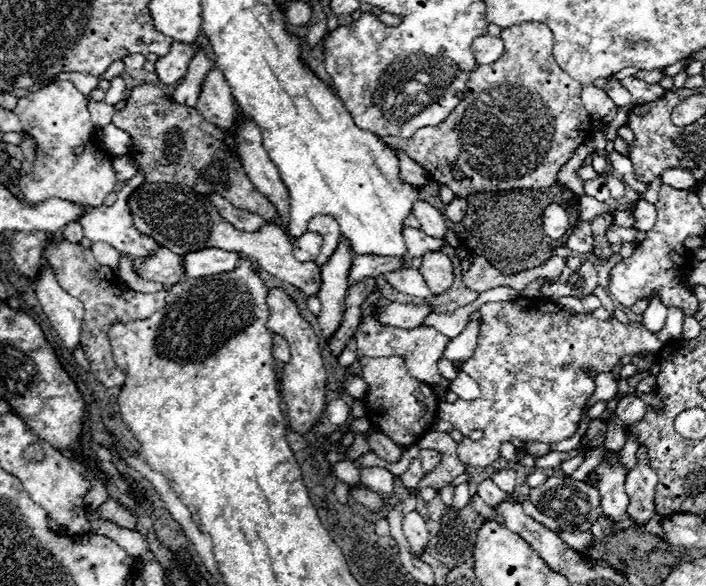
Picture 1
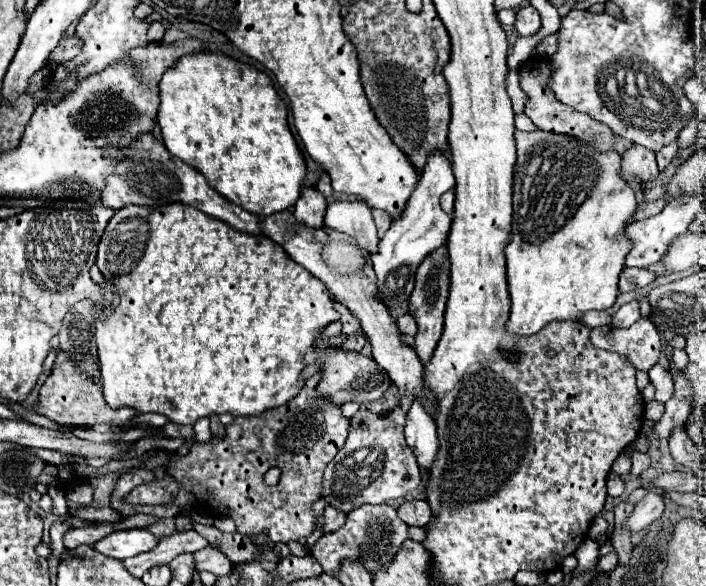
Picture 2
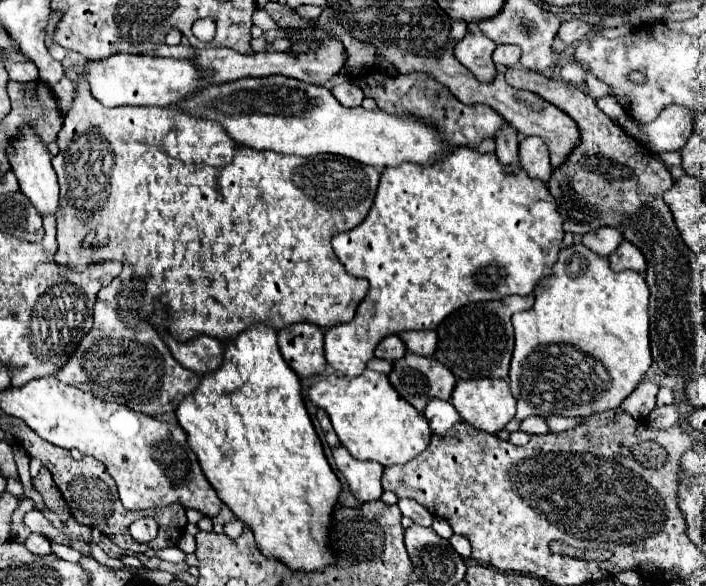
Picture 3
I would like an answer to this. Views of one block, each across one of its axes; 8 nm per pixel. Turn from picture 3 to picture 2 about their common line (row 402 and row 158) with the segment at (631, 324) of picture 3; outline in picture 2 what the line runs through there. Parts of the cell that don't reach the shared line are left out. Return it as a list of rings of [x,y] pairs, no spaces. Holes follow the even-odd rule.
[[[516,130],[518,162],[514,166],[514,216],[512,240],[506,246],[506,276],[510,292],[510,316],[506,330],[516,336],[538,334],[550,322],[580,322],[588,310],[608,310],[618,296],[618,276],[632,248],[622,236],[626,220],[636,212],[632,188],[620,178],[618,152],[598,154],[588,144],[570,136]]]

